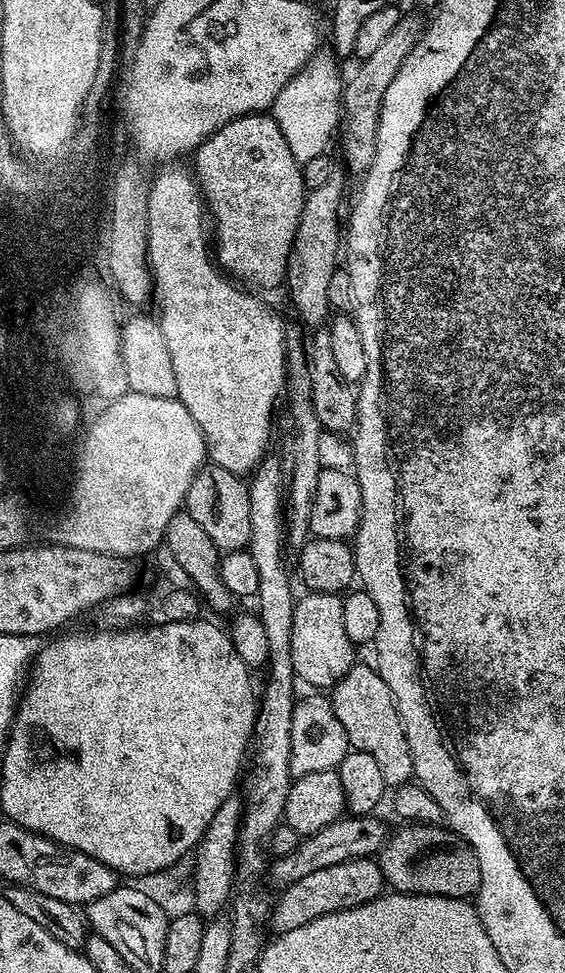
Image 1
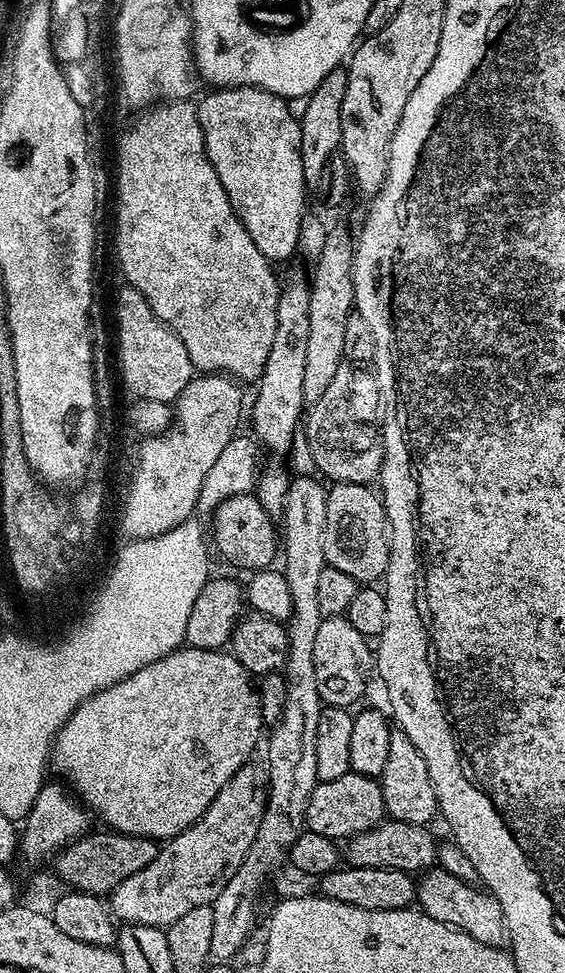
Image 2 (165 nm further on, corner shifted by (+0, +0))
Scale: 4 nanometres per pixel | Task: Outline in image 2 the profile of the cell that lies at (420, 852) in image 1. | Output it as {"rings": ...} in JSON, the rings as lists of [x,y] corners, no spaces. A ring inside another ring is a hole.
{"rings":[[[433,866],[419,877],[416,886],[416,904],[419,911],[425,912],[430,918],[443,924],[451,924],[453,928],[470,934],[470,938],[478,938],[478,942],[486,946],[505,947],[508,927],[498,898],[494,898],[491,892],[483,887],[466,883],[444,868]]]}

